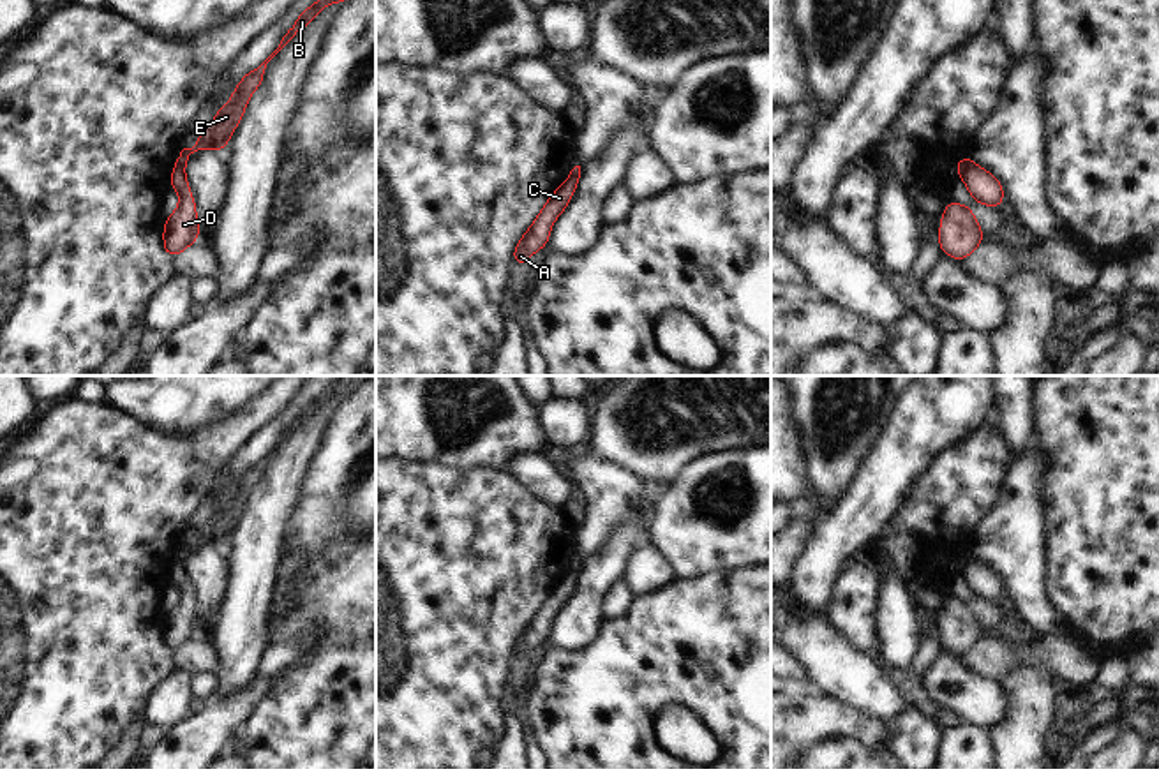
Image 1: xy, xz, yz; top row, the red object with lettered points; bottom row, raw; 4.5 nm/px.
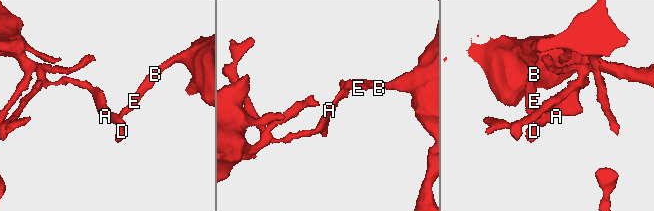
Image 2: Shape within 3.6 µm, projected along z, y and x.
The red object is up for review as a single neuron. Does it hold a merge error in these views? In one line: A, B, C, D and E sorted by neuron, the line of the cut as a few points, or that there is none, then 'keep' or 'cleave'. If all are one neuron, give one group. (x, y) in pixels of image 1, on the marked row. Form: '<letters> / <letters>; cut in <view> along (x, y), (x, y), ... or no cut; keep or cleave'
A C D / B E; cut in yz along (972, 164), (962, 177); cleave

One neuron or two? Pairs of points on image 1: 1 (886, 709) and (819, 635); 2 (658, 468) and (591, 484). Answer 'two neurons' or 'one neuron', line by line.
1: one neuron
2: two neurons

